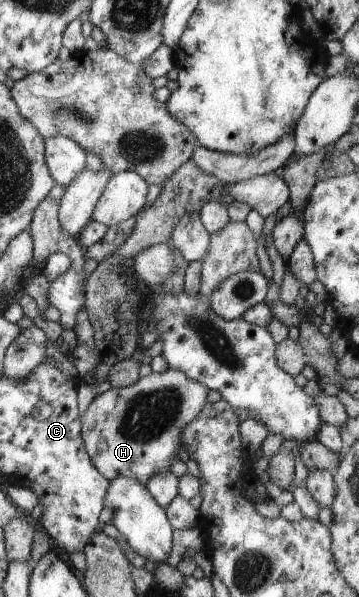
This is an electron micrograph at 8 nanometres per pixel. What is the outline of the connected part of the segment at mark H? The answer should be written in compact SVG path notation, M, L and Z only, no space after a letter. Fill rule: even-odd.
M170 367L163 372L152 372L139 378L133 385L124 388L111 388L98 396L82 413L82 440L93 465L109 481L119 476L134 477L141 483L153 475L170 471L172 460L183 447L180 438L183 428L199 415L207 403L207 386L189 379L184 373Z

